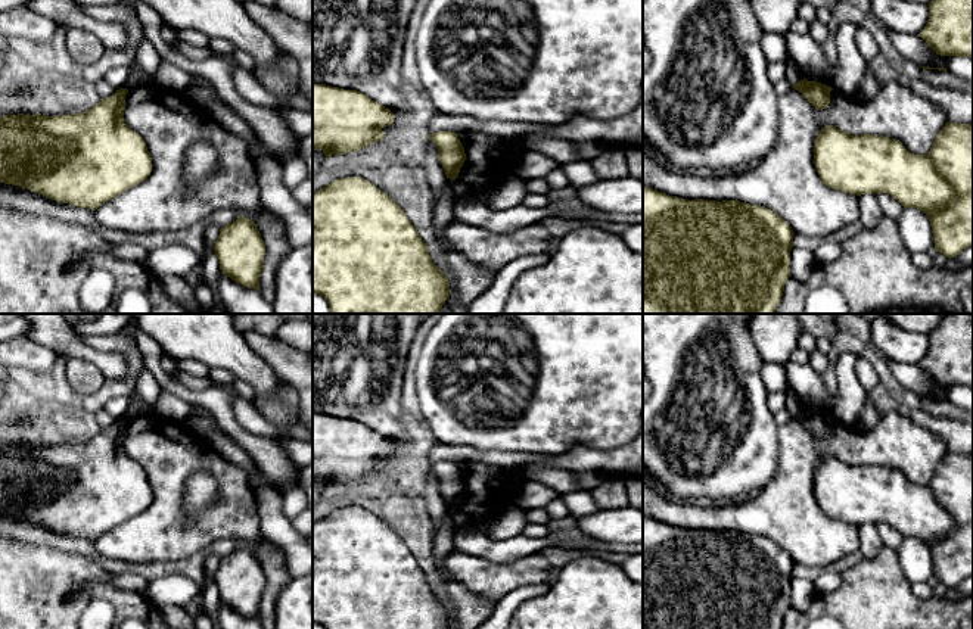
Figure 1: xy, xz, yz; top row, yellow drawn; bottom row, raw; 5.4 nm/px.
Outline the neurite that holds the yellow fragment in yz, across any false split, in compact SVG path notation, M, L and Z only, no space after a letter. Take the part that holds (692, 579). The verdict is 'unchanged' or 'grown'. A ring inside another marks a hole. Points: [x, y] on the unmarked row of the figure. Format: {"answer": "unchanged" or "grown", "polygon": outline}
{"answer": "unchanged", "polygon": "M643 516L643 629L781 629L790 604L792 557L765 536L681 529Z"}

